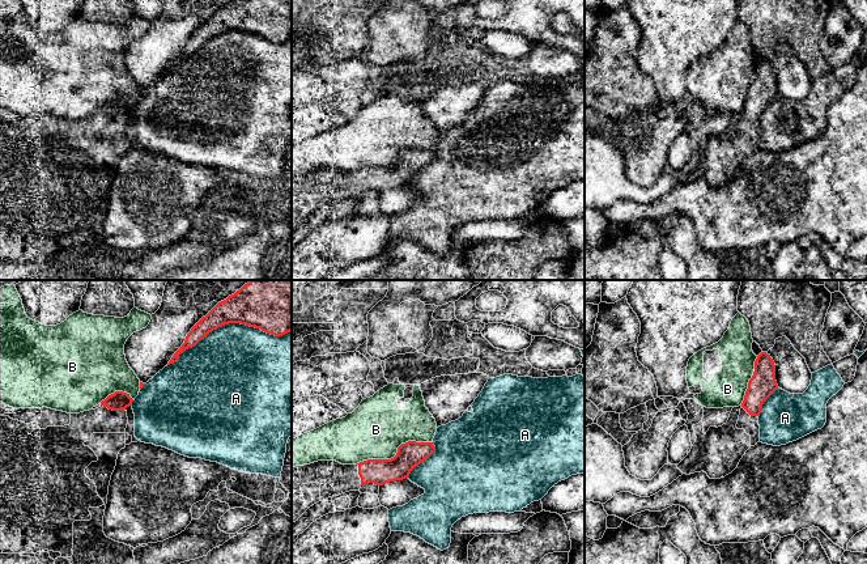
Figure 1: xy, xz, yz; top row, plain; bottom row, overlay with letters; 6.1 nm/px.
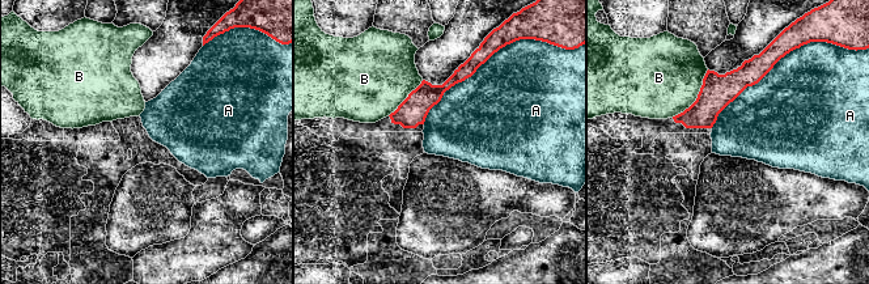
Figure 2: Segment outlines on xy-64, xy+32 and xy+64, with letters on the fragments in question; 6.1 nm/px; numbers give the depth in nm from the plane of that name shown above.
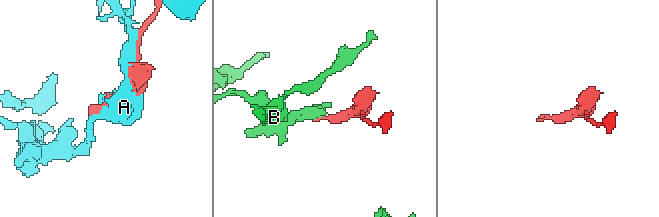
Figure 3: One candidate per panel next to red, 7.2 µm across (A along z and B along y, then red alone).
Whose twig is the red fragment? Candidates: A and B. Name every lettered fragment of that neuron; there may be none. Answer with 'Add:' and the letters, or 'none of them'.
Add: none of them

